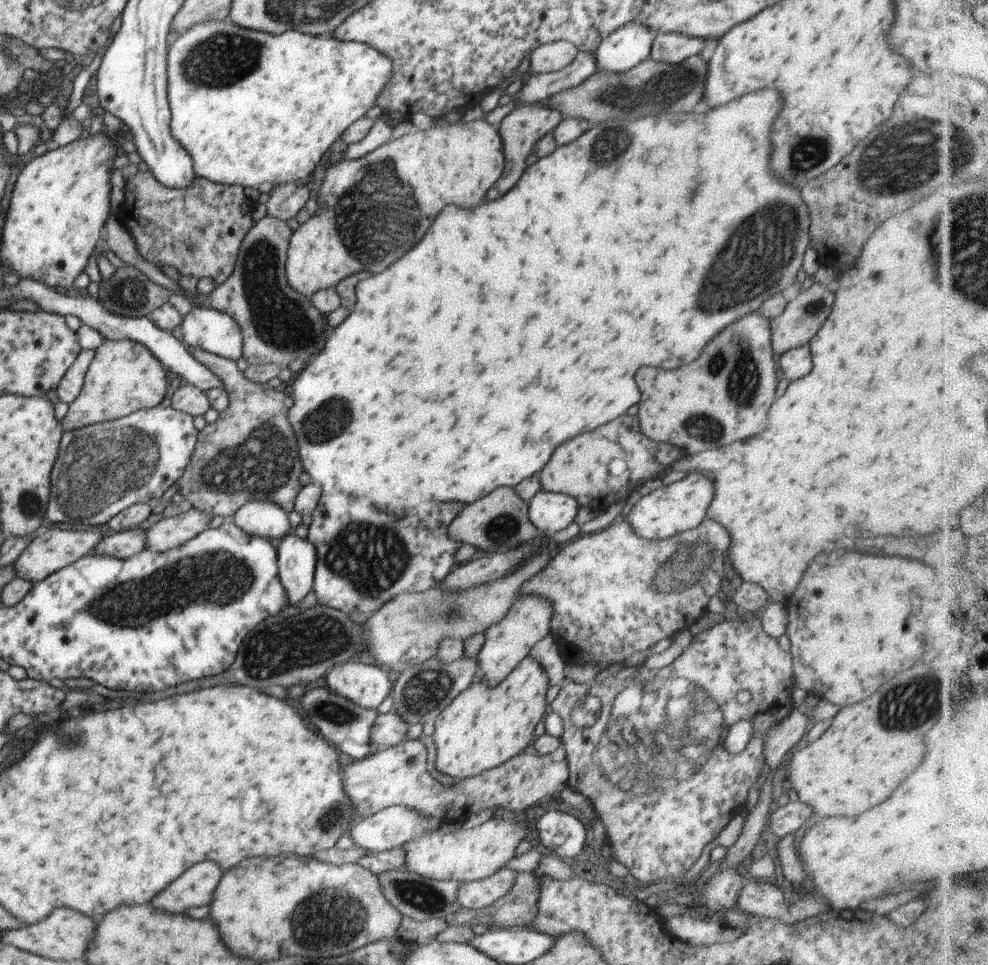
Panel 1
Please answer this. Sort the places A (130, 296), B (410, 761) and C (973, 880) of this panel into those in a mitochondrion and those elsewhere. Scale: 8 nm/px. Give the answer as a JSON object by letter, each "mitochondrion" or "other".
{"A":"mitochondrion","B":"mitochondrion","C":"other"}

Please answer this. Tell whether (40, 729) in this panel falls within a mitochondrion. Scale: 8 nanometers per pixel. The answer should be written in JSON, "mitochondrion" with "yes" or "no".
{"mitochondrion":"no"}

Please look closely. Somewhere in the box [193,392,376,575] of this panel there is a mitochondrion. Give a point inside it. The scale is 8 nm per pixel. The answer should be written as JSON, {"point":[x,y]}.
{"point":[329,421]}

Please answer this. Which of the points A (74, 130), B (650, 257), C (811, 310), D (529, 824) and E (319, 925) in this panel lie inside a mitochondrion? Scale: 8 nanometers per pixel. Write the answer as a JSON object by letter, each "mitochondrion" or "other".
{"A":"other","B":"other","C":"mitochondrion","D":"other","E":"mitochondrion"}

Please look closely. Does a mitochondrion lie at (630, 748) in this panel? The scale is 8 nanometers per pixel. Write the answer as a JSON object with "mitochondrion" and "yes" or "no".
{"mitochondrion":"yes"}

